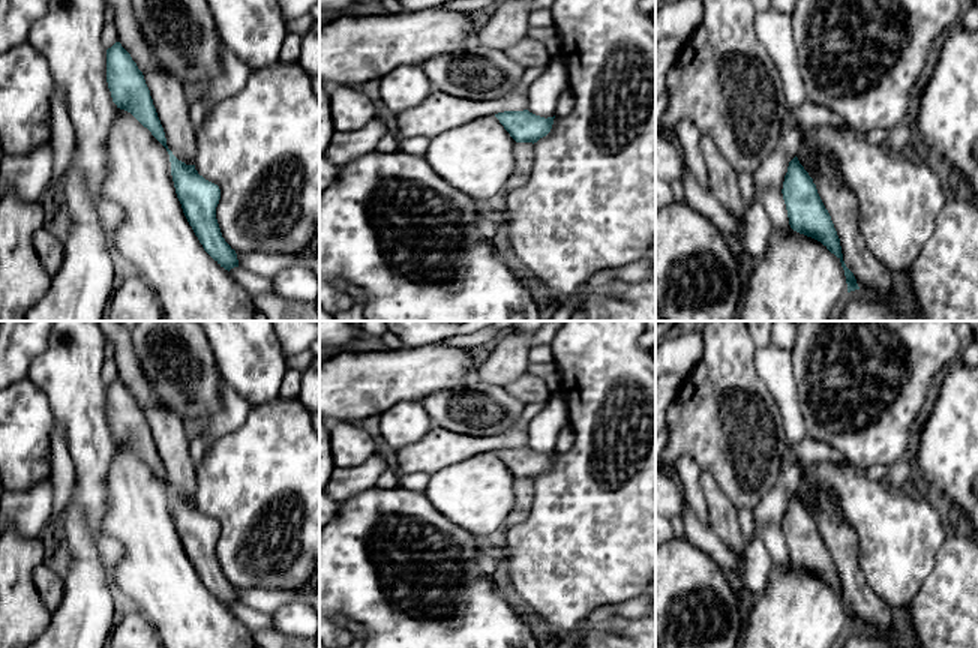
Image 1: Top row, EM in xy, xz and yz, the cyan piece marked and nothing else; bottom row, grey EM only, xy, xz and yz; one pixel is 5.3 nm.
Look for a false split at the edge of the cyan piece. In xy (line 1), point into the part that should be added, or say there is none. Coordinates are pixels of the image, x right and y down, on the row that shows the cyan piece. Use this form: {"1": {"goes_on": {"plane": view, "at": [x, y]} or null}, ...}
{"1": {"goes_on": null}}

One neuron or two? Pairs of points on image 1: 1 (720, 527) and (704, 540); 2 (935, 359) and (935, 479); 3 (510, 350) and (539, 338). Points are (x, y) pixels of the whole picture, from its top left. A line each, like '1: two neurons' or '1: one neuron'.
1: two neurons
2: two neurons
3: two neurons

